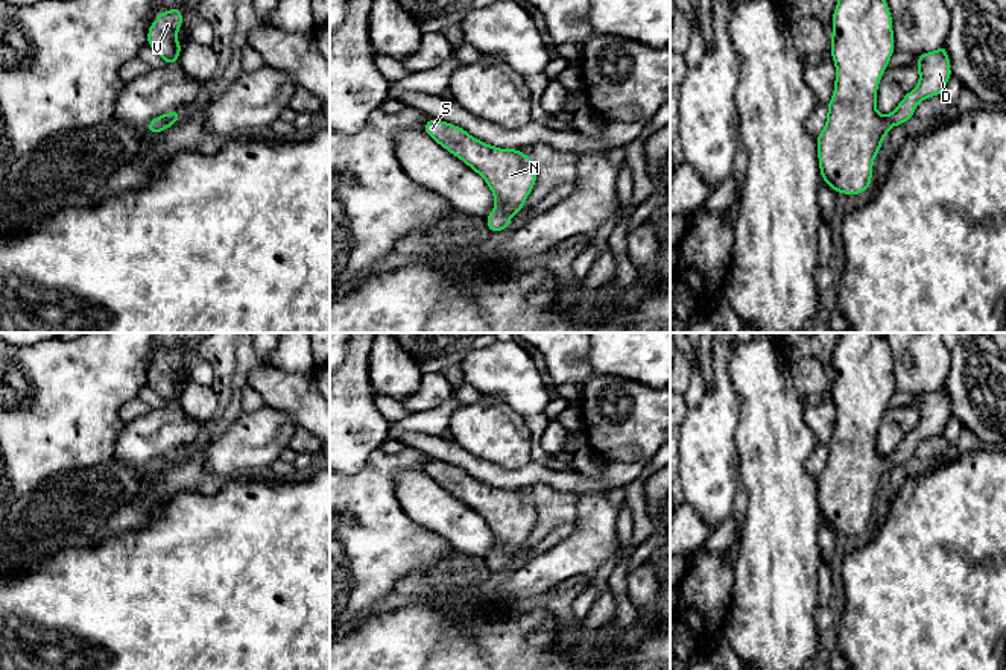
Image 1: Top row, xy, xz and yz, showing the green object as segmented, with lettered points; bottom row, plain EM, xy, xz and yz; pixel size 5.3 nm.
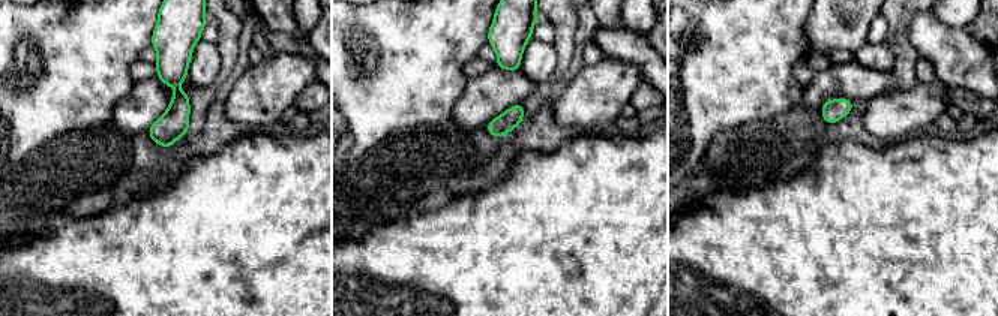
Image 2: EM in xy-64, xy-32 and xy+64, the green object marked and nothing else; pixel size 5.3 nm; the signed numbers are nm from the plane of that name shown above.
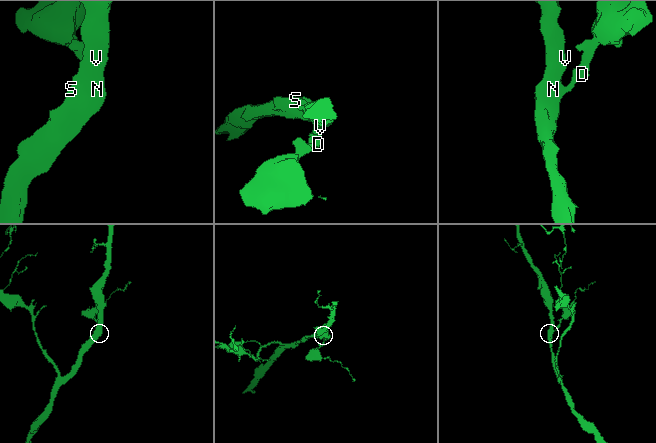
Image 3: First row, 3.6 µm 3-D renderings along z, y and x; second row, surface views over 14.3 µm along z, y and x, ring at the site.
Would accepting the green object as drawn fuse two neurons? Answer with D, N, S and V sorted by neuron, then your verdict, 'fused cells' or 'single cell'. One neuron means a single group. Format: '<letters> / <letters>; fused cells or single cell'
D N S V; single cell

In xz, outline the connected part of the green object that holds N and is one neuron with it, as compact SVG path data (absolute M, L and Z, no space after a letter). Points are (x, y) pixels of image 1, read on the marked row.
M429 119L424 132L488 184L495 201L494 210L485 219L491 234L508 229L512 216L524 208L536 184L536 167L530 156L520 149L508 150L486 144L444 120Z

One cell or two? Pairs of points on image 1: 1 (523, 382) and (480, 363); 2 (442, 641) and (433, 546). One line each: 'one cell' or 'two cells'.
1: one cell
2: two cells

